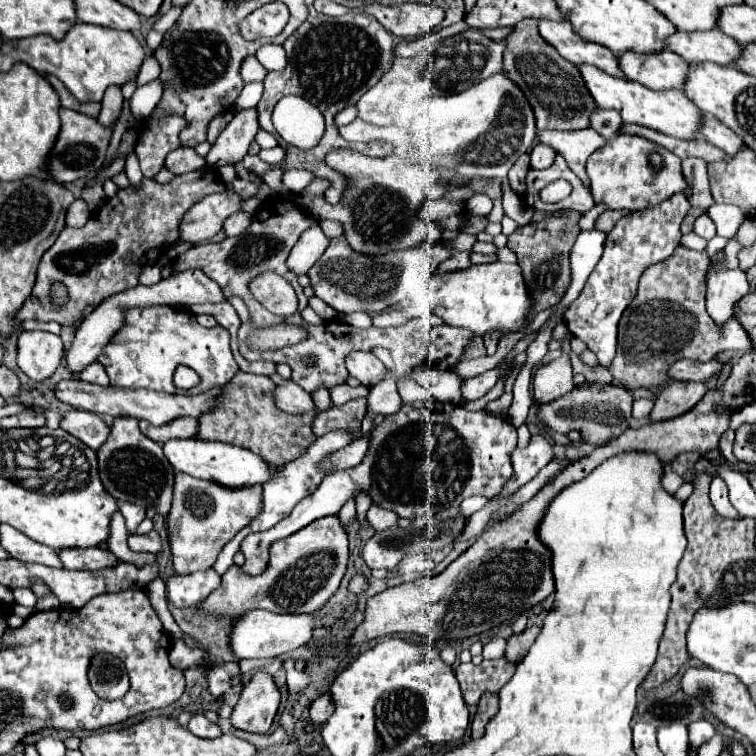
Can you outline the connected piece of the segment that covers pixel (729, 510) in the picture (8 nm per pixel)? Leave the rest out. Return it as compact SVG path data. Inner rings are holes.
M713 478L711 482L711 502L715 506L715 510L719 512L719 516L725 516L725 518L743 518L729 502L727 498L727 486L721 478Z

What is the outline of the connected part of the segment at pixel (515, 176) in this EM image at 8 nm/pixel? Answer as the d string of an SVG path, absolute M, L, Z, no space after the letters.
M523 154L509 172L509 184L517 194L525 194L525 174L529 168L529 154Z

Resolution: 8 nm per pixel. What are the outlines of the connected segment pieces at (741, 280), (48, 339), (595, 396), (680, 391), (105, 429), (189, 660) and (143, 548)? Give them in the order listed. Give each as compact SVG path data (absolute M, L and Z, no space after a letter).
M715 270L707 282L707 312L717 326L733 316L733 304L749 292L743 270Z
M23 330L17 338L17 364L35 382L49 378L63 354L63 342L57 334Z
M585 384L585 386L573 388L569 394L549 404L541 404L539 418L555 432L569 434L571 430L581 430L585 442L601 444L611 438L617 438L631 426L631 404L633 404L633 398L629 390L623 386Z
M671 381L669 386L665 386L659 392L647 422L663 422L663 420L671 420L689 412L705 395L707 391L705 388L706 383L702 381Z
M71 410L61 416L59 424L65 432L85 442L89 448L99 450L99 446L109 438L111 428L101 420L101 416L85 410Z
M175 640L173 642L173 648L169 652L171 666L175 666L175 668L191 668L191 666L199 664L203 658L205 658L205 652L203 650L189 648L183 640Z
M153 530L149 534L143 534L143 536L135 536L131 534L129 536L129 548L133 552L149 552L149 554L159 554L161 550L161 538L159 534Z

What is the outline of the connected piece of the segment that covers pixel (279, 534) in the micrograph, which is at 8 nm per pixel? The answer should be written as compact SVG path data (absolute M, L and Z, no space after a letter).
M449 402L433 404L433 412L427 410L425 404L403 404L395 416L387 416L373 428L367 456L359 466L329 474L285 520L267 532L249 534L241 542L241 552L245 554L241 570L251 576L261 574L267 568L269 546L273 542L295 534L317 518L337 514L347 498L357 496L361 490L369 492L377 506L401 518L415 518L445 510L445 506L459 506L465 498L475 494L493 498L513 476L509 462L509 450L513 450L513 446L517 446L517 428L507 418L467 412L463 406Z

